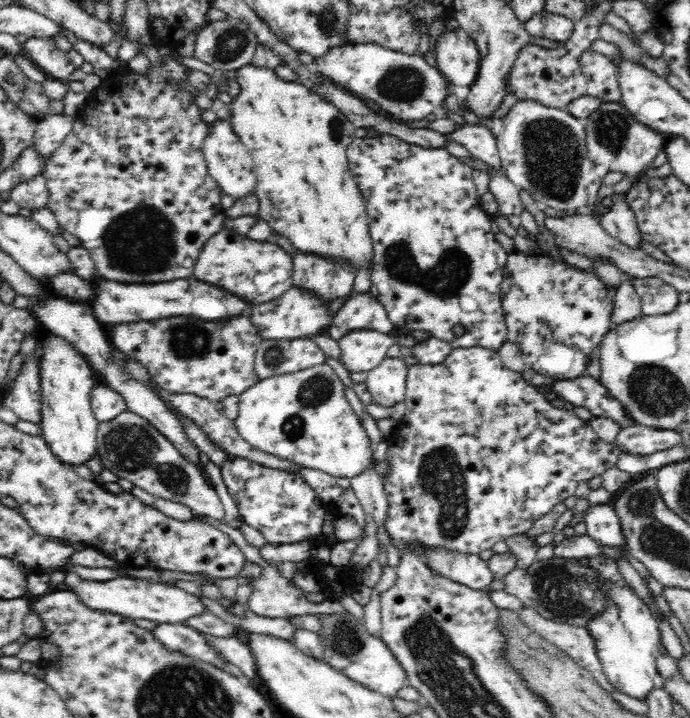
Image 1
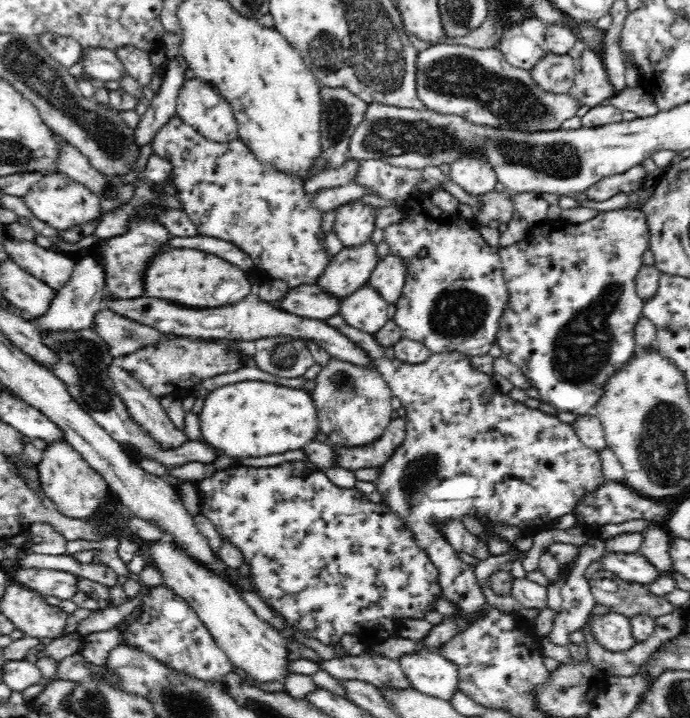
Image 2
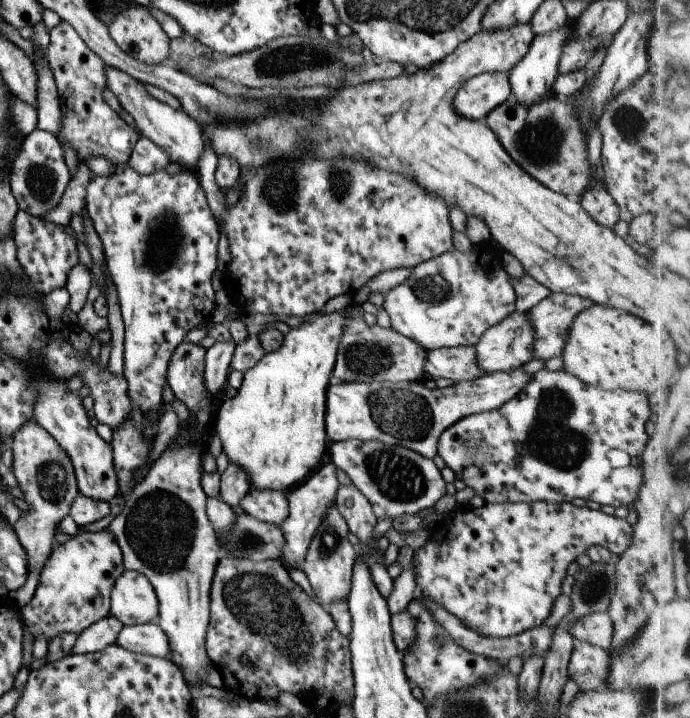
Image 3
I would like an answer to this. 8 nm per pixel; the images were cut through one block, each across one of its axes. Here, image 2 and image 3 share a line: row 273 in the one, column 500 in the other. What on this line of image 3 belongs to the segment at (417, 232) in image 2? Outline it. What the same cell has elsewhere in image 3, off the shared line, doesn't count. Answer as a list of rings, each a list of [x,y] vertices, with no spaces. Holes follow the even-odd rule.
[[[541,369],[532,374],[531,380],[527,386],[523,386],[523,390],[519,390],[519,394],[499,406],[495,410],[480,413],[479,416],[463,416],[457,422],[453,422],[449,428],[443,430],[437,439],[436,454],[443,460],[444,466],[449,468],[454,475],[454,480],[460,480],[464,483],[465,488],[470,488],[473,493],[479,496],[484,503],[516,503],[516,502],[537,502],[545,501],[548,503],[567,503],[573,498],[579,500],[593,500],[597,504],[607,504],[617,508],[625,506],[631,509],[632,503],[637,498],[639,484],[641,484],[641,454],[648,441],[648,434],[646,433],[647,421],[649,418],[649,405],[646,393],[619,389],[615,391],[603,390],[597,386],[589,385],[581,382],[575,376],[571,376],[565,371],[549,371],[548,369]],[[617,448],[622,450],[629,456],[629,463],[627,466],[612,468],[607,461],[607,451]]]

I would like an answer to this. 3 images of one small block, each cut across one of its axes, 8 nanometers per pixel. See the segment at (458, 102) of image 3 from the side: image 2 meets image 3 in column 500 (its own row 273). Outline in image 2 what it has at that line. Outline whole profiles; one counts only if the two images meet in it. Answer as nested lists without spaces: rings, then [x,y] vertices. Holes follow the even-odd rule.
[[[94,255],[82,259],[76,259],[75,267],[68,282],[54,292],[54,298],[48,306],[48,310],[42,316],[36,317],[36,323],[45,333],[73,333],[76,331],[92,329],[92,322],[96,312],[103,308],[103,299],[107,294],[105,289],[105,274],[100,260]]]

